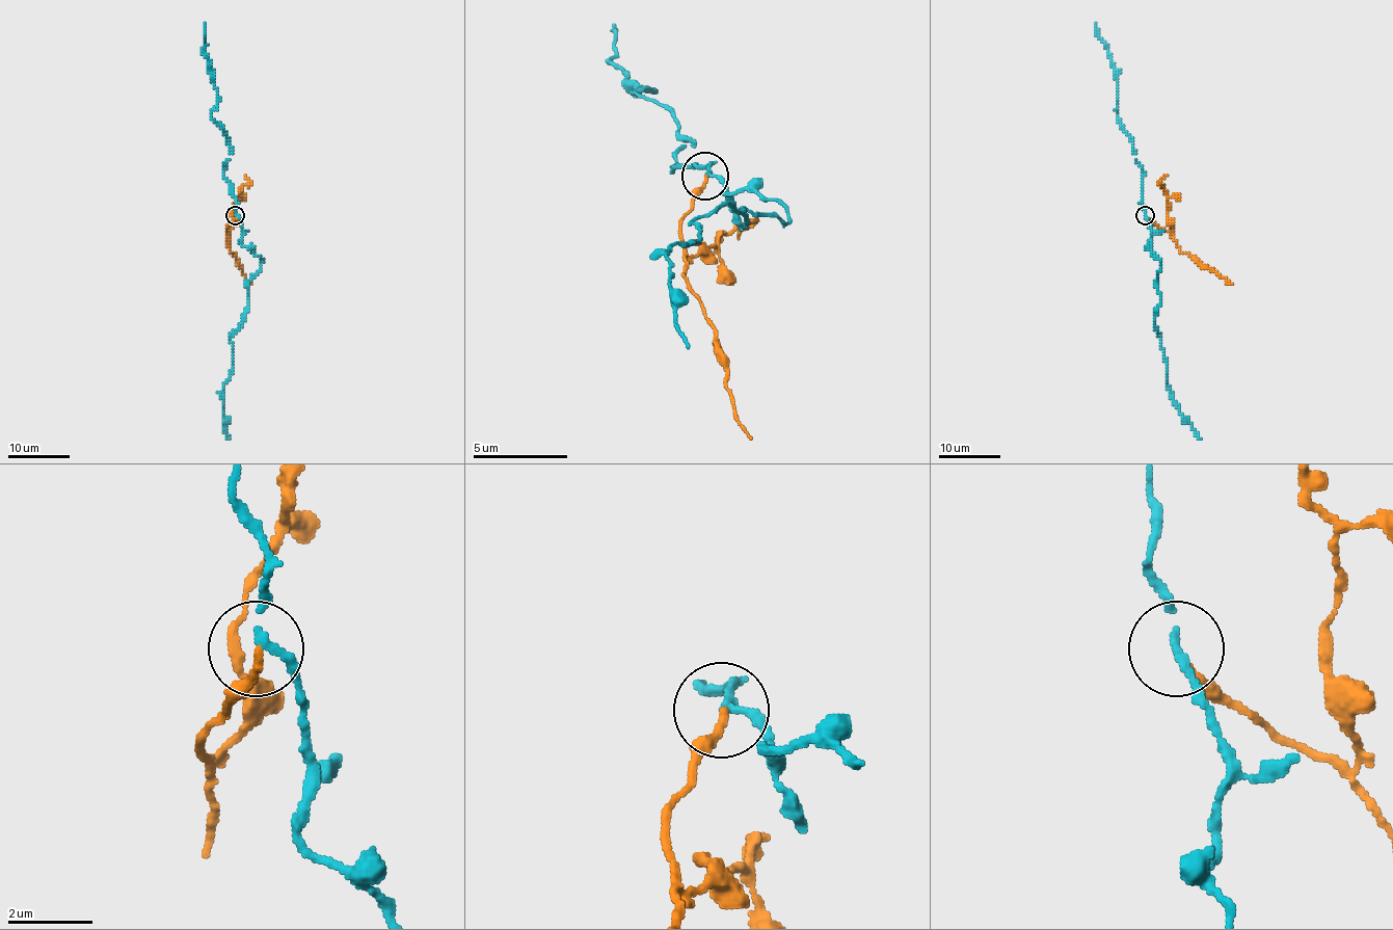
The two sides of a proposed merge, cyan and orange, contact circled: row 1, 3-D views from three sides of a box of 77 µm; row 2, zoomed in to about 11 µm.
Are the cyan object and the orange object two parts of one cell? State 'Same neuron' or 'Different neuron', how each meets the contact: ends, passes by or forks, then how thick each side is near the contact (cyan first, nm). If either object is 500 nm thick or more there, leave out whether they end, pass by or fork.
Different neuron. At the ring cyan passes by. At the ring orange ends. Thickness 170 nm (cyan) against 170 nm

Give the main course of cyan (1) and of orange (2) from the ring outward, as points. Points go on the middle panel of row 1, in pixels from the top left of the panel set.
1: (706, 175), (729, 198), (773, 198), (786, 221), (744, 208), (744, 227), (720, 203), (668, 250), (687, 350)
2: (706, 175), (682, 241), (682, 274), (716, 331), (734, 417), (753, 441)

